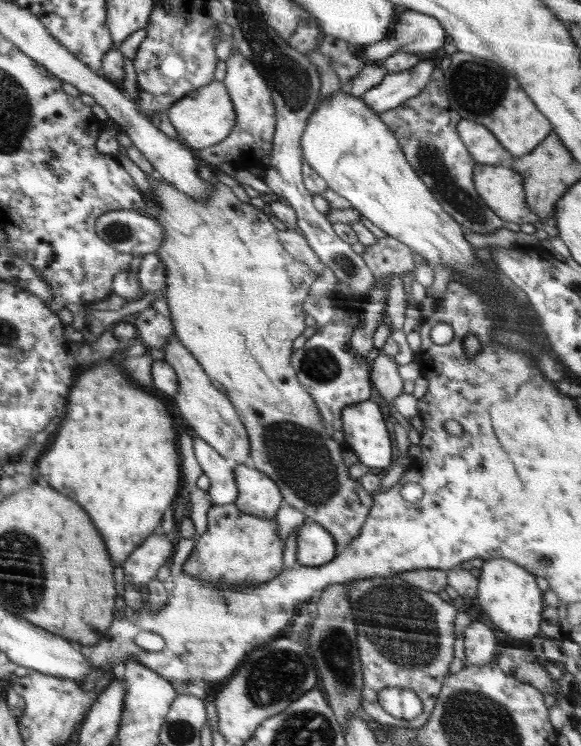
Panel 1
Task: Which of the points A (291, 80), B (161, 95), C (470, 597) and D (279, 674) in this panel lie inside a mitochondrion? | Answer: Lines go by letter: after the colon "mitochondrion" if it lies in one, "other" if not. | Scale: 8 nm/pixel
A: mitochondrion
B: mitochondrion
C: other
D: mitochondrion

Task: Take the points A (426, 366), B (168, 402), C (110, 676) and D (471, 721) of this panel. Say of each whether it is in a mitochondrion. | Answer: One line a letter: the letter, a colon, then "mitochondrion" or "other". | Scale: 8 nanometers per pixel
A: other
B: other
C: other
D: mitochondrion

